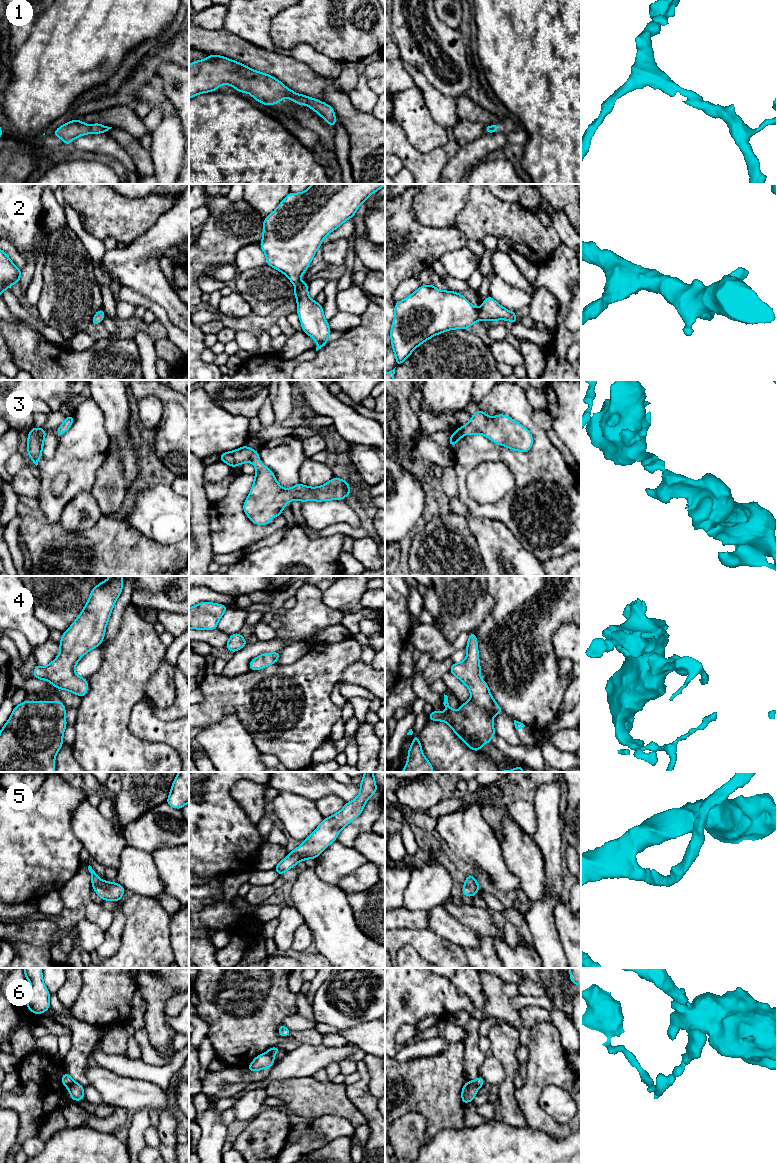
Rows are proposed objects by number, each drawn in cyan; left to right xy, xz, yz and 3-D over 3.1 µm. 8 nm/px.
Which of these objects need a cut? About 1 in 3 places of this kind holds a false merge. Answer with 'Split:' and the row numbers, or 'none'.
Split: 6

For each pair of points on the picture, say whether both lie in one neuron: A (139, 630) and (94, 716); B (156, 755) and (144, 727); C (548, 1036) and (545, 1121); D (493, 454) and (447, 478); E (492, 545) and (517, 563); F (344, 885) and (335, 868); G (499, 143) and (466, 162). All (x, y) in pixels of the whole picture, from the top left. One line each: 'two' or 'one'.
A: one
B: two
C: one
D: two
E: one
F: two
G: one

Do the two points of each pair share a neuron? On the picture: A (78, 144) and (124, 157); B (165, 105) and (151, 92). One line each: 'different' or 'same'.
A: same
B: same

